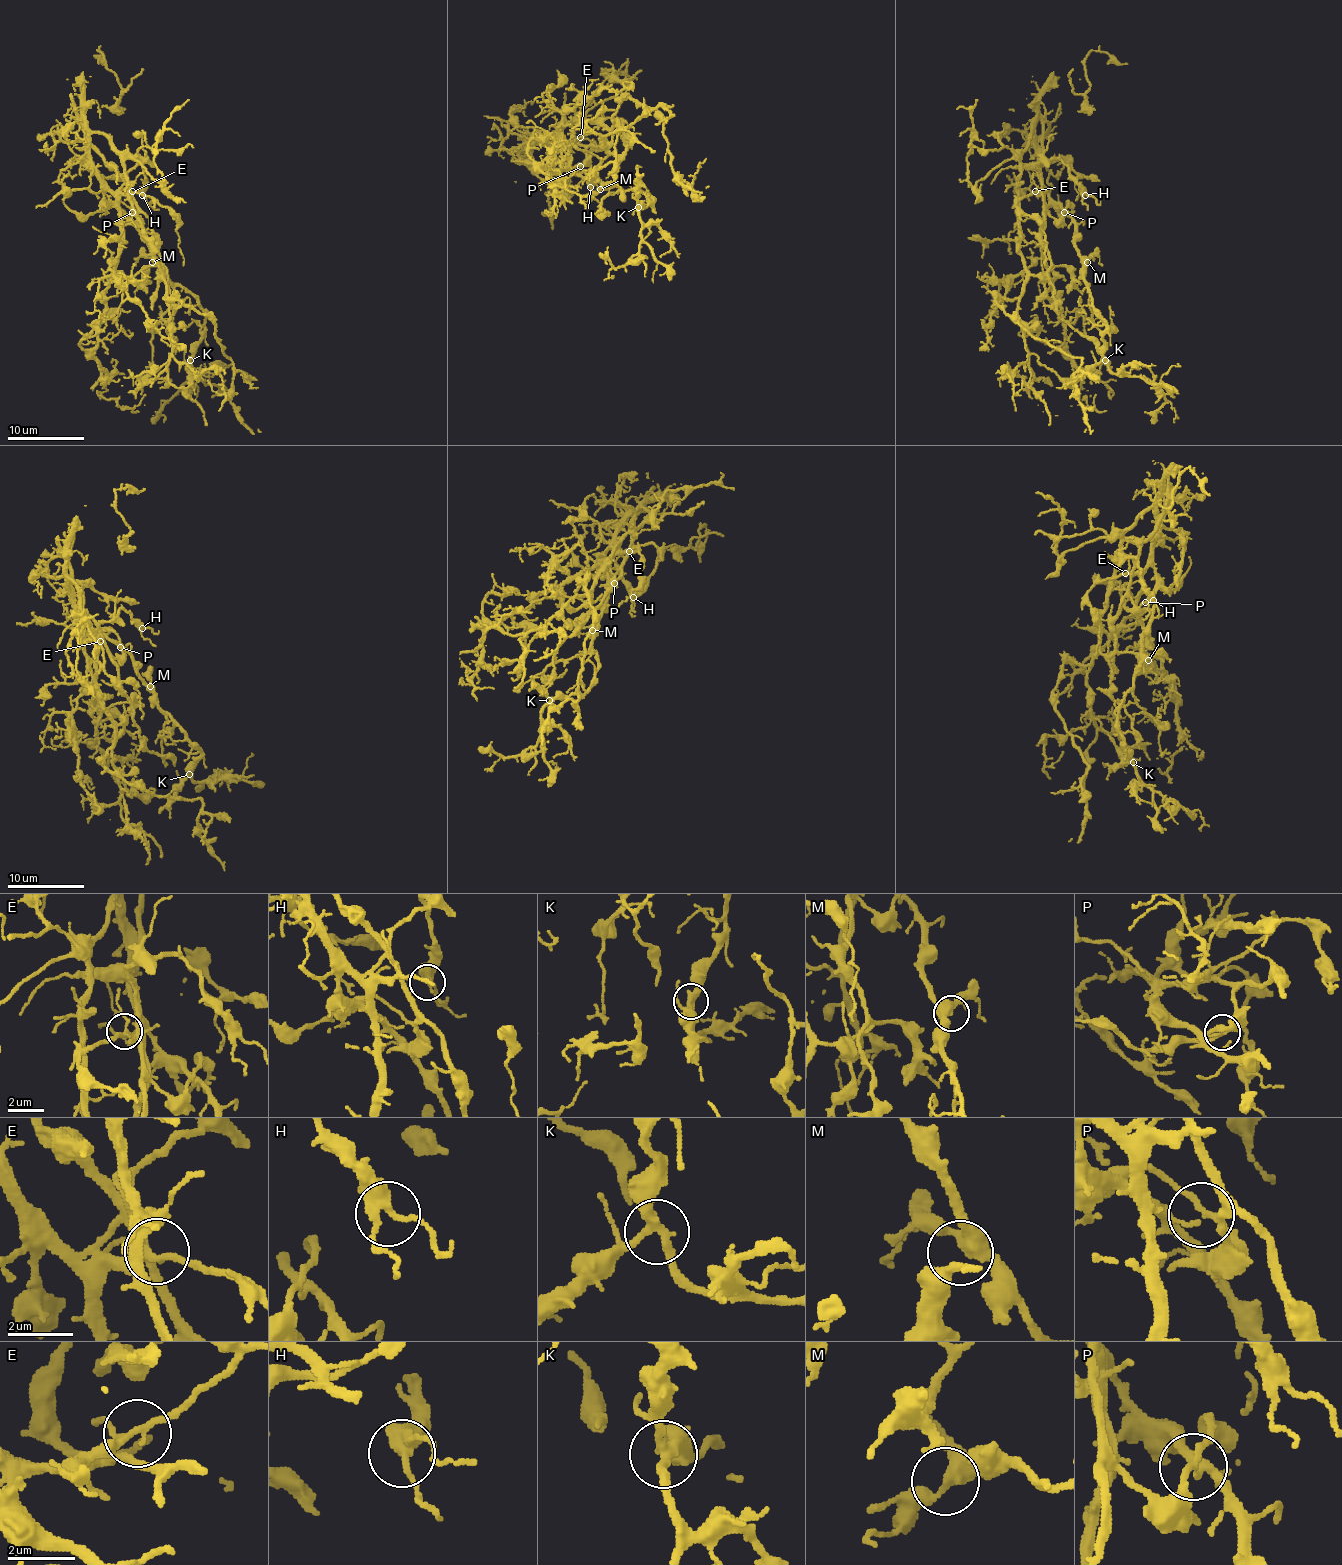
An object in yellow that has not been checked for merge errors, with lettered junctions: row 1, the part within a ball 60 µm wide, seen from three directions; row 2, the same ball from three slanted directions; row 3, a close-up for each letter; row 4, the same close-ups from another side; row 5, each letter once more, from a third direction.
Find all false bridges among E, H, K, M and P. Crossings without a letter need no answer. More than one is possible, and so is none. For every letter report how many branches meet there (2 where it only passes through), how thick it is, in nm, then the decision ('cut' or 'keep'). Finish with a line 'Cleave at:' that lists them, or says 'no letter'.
E: 3 branches meet; 180 nm thick; keep
H: 3 branches meet; 360 nm thick; keep
K: 3 branches meet; 280 nm thick; keep
M: 3 branches meet; 380 nm thick; keep
P: 3 branches meet; 150 nm thick; keep
Cleave at: no letter

